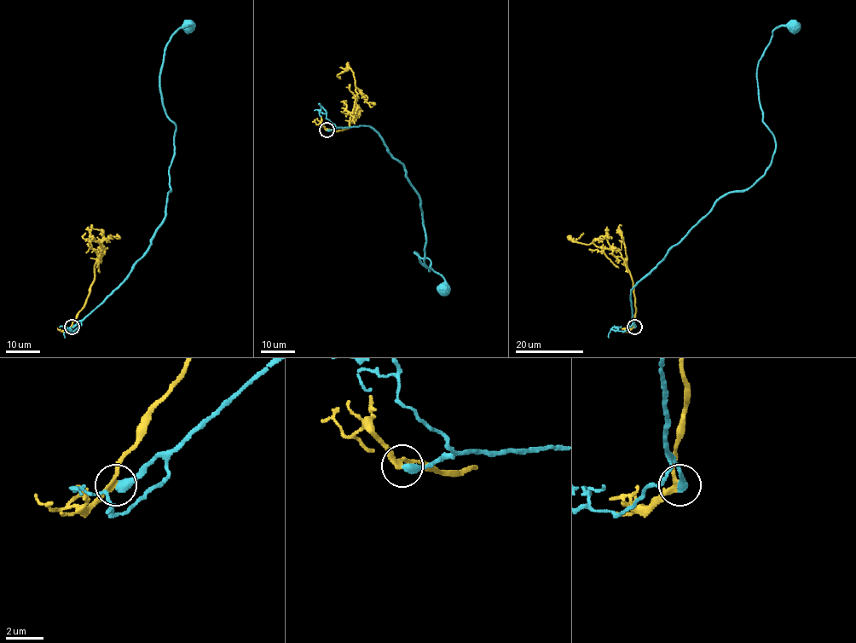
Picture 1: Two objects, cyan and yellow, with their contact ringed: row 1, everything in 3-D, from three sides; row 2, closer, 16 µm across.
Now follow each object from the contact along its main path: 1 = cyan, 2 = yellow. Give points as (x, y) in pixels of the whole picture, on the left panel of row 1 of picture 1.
1: (72, 327), (124, 282), (164, 219), (176, 124), (163, 103), (160, 70), (170, 37), (189, 26)
2: (72, 327), (95, 277), (95, 264), (104, 253), (101, 243), (83, 237), (85, 233)

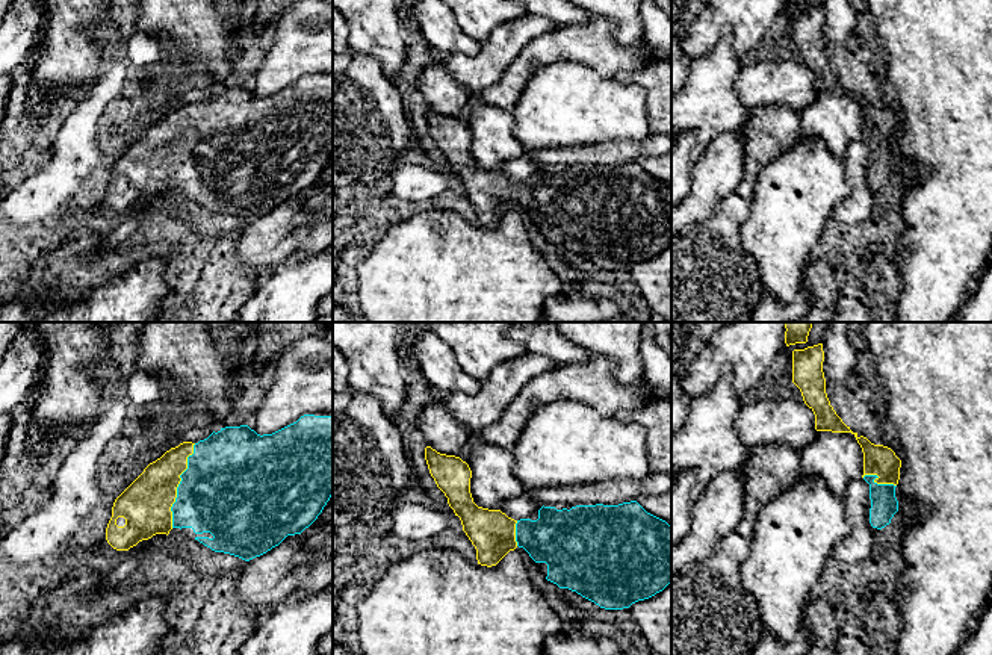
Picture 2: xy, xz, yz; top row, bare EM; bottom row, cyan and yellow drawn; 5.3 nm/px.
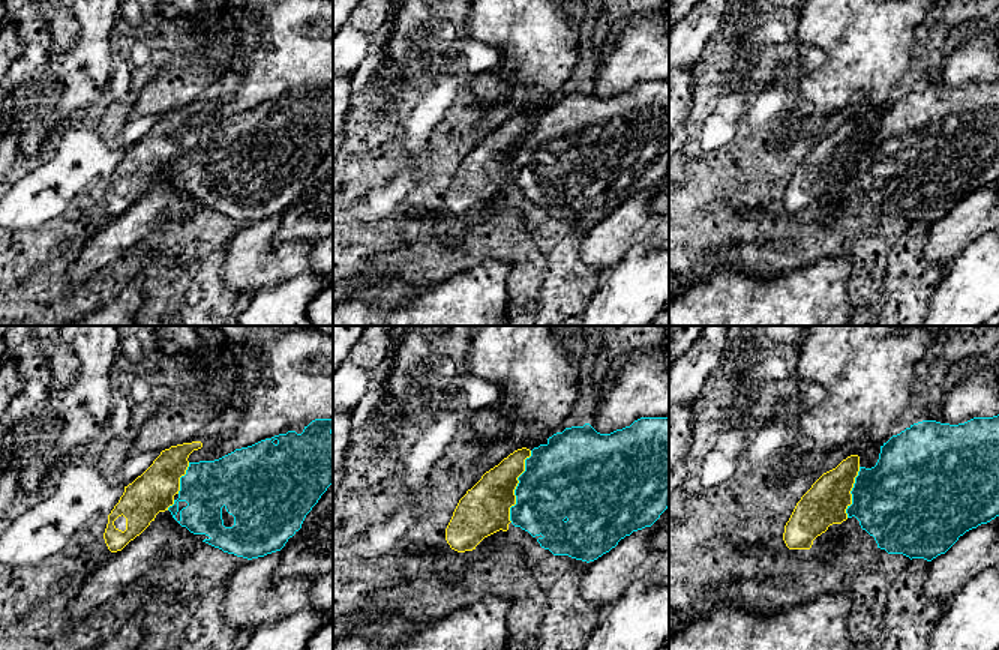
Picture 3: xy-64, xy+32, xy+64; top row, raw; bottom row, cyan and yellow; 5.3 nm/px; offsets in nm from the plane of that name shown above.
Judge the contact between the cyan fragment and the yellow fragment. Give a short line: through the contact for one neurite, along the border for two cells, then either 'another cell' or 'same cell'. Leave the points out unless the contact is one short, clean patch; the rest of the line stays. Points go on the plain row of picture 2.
line xy (226, 152), (179, 147), (153, 165), (145, 165); same cell

